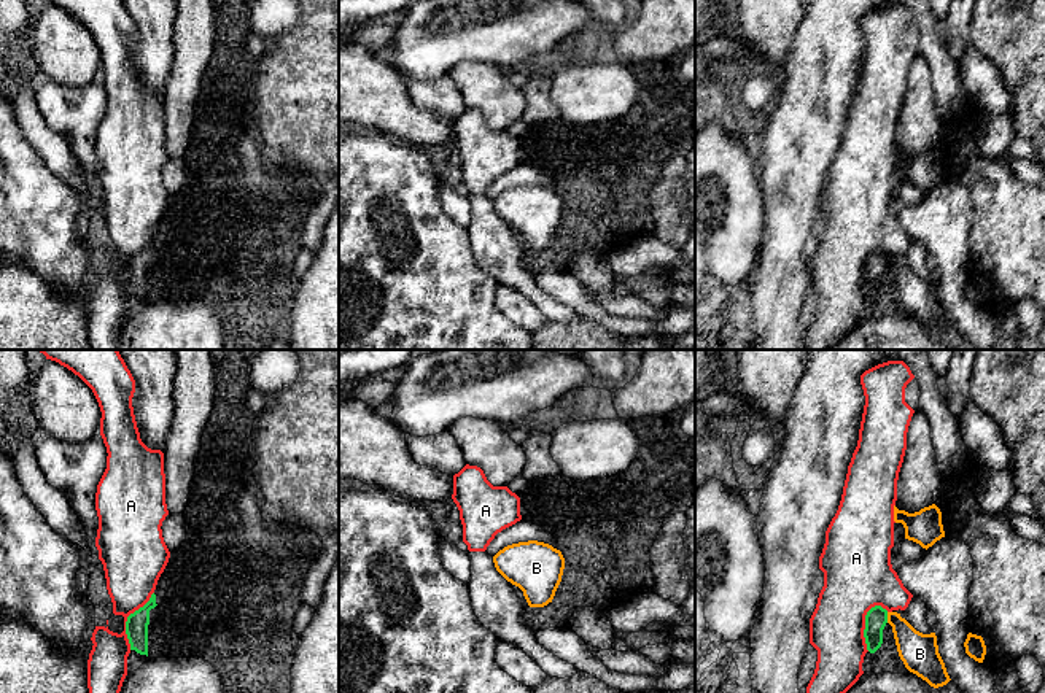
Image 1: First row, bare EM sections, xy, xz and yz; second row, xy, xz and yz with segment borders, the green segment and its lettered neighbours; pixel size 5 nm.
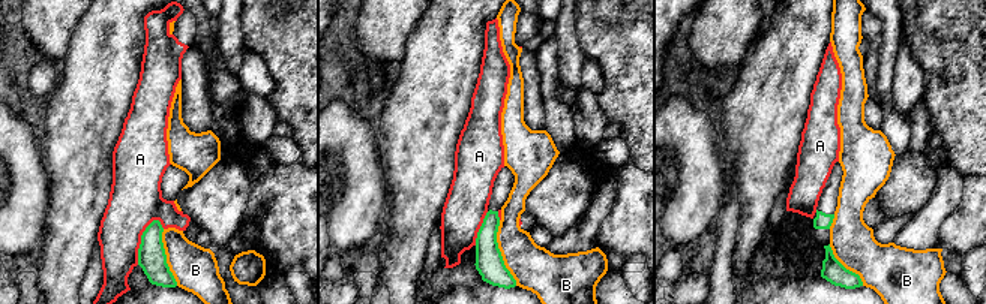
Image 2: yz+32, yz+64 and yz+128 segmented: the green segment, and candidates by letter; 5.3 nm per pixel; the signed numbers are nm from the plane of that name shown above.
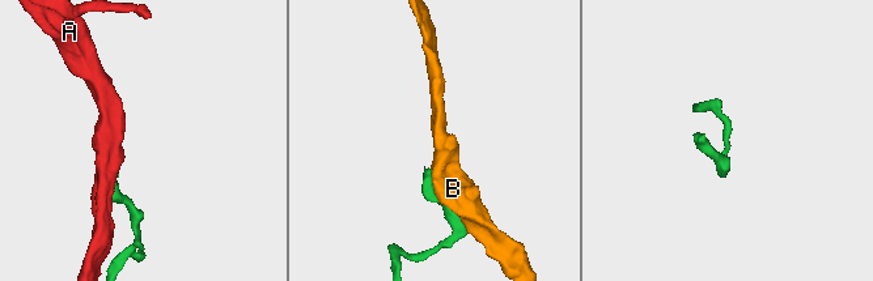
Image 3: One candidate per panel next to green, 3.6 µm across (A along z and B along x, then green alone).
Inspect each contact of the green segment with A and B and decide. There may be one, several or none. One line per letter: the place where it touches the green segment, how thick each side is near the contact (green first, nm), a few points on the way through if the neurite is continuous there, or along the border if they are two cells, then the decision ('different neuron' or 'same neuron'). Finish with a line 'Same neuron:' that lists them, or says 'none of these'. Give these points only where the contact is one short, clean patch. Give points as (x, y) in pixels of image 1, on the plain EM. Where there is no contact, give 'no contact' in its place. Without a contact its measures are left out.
A: meets green in xy at (128, 263); 110 nm thick on the green side, 280 nm on the other; border along xy (153, 236), (128, 261), (126, 282), (129, 293); different neuron
B: meets green in yz at (886, 261); 110 nm thick on the green side, 190 nm on the other; different neuron
Same neuron: none of these

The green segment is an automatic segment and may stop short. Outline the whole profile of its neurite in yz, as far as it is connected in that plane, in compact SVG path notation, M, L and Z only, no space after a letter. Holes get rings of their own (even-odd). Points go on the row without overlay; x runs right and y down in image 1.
M881 250L872 251L865 259L864 281L867 294L875 297L883 288L883 273L888 267L888 254Z

